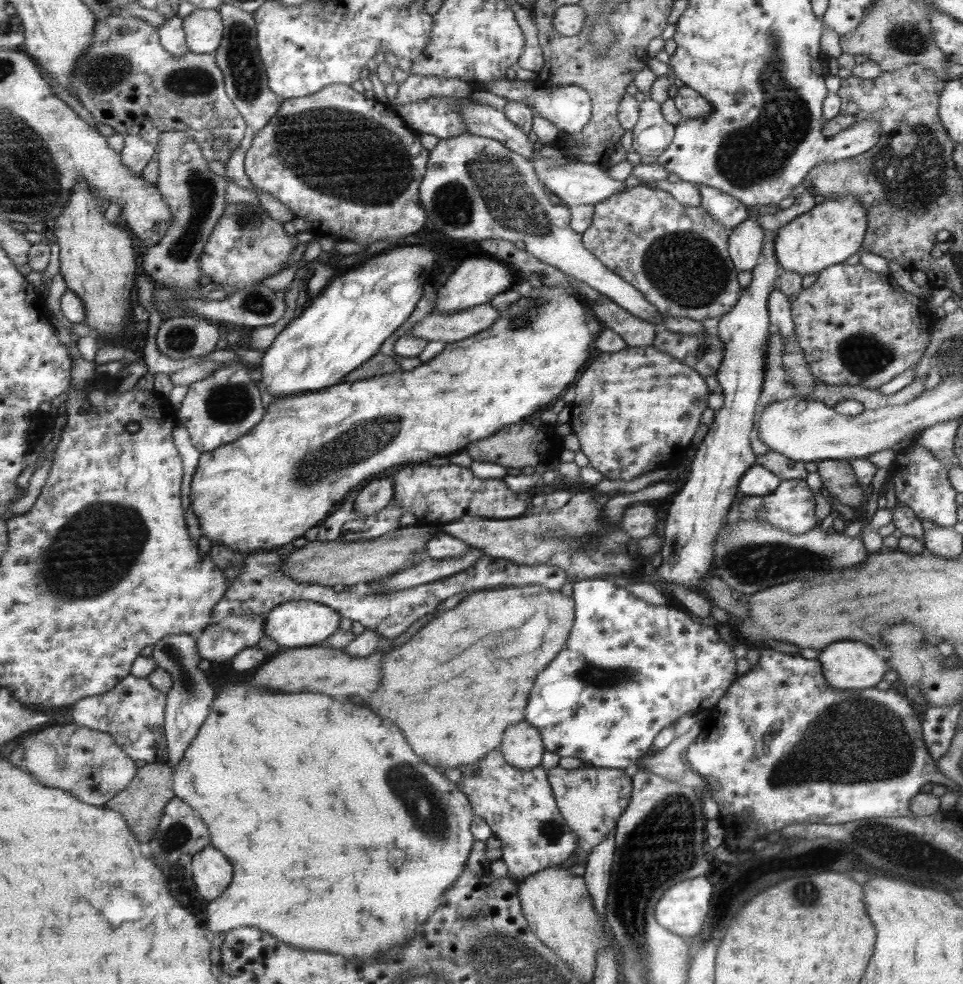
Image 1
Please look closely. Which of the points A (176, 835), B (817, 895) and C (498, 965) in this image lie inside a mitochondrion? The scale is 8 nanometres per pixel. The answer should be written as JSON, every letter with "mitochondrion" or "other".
{"A":"mitochondrion","B":"mitochondrion","C":"mitochondrion"}

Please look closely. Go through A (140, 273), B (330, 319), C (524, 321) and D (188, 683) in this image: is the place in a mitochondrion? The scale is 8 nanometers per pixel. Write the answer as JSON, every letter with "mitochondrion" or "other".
{"A":"other","B":"other","C":"mitochondrion","D":"mitochondrion"}

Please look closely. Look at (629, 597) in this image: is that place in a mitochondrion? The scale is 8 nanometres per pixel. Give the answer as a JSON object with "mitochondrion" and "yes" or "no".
{"mitochondrion":"no"}

